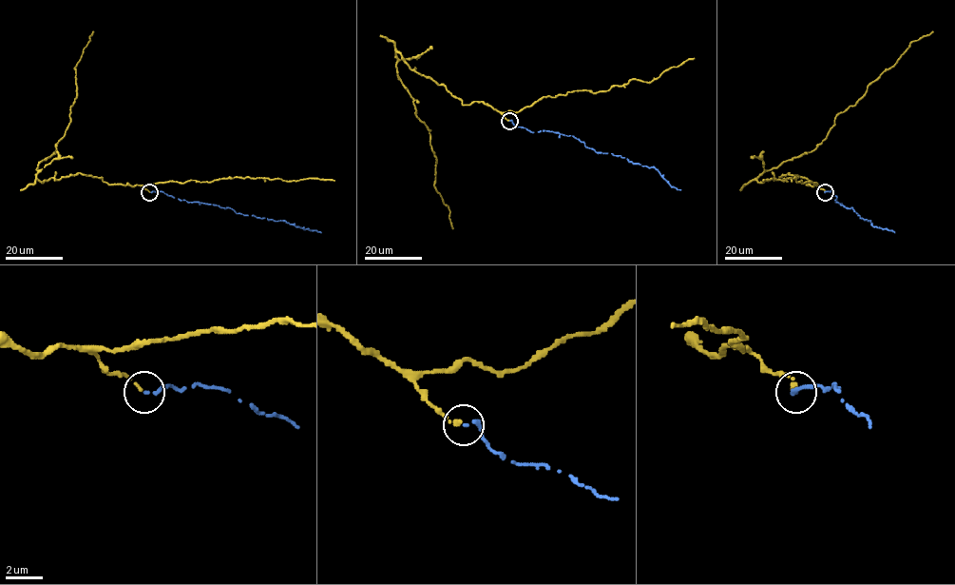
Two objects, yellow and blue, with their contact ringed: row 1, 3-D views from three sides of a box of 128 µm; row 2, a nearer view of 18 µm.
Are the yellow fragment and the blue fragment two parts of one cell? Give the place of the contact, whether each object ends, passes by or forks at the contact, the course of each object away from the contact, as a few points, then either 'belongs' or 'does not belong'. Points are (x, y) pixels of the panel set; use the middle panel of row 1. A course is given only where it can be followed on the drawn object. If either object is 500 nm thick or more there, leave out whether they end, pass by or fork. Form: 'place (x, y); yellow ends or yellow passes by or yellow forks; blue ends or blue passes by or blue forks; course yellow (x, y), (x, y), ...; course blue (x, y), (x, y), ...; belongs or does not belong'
place (509, 121); yellow ends; blue ends; course yellow (508, 121), (482, 101), (463, 104), (395, 52), (398, 77), (430, 130), (434, 185), (452, 228); course blue (509, 121), (532, 132), (544, 130), (573, 136), (595, 152), (654, 166), (671, 186), (680, 190); belongs

